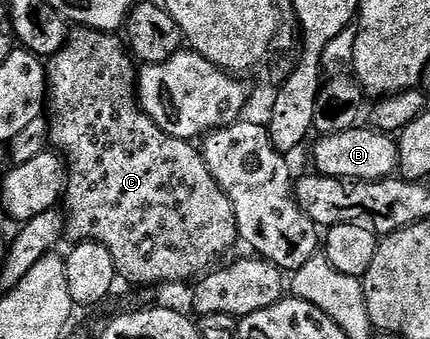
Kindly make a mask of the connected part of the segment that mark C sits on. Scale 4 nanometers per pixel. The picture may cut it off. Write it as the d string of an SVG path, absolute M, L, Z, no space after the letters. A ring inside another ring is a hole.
M83 26L77 27L74 31L67 37L67 40L62 45L60 52L54 53L52 57L47 61L46 67L48 69L48 95L47 99L50 101L50 112L52 108L52 116L50 115L50 144L53 149L59 150L62 153L63 159L66 161L66 183L64 185L64 195L62 197L62 208L66 213L66 232L70 237L73 236L73 241L83 242L85 240L93 240L95 244L101 244L106 246L106 250L110 250L110 258L114 258L114 266L116 267L117 277L121 281L129 280L132 284L176 284L179 280L189 280L189 282L195 281L197 277L201 274L207 273L209 269L217 263L215 262L219 256L224 256L232 247L237 246L238 237L236 230L234 207L231 206L230 198L224 193L215 181L214 176L211 174L210 170L207 168L207 164L204 161L201 149L197 147L195 143L189 142L187 140L179 140L174 138L170 134L166 134L161 128L156 125L155 122L151 120L150 117L145 114L143 110L140 109L140 102L136 94L136 82L138 79L138 68L134 63L134 57L126 47L125 41L123 39L119 40L119 35L110 32L99 32L96 28L85 28Z

